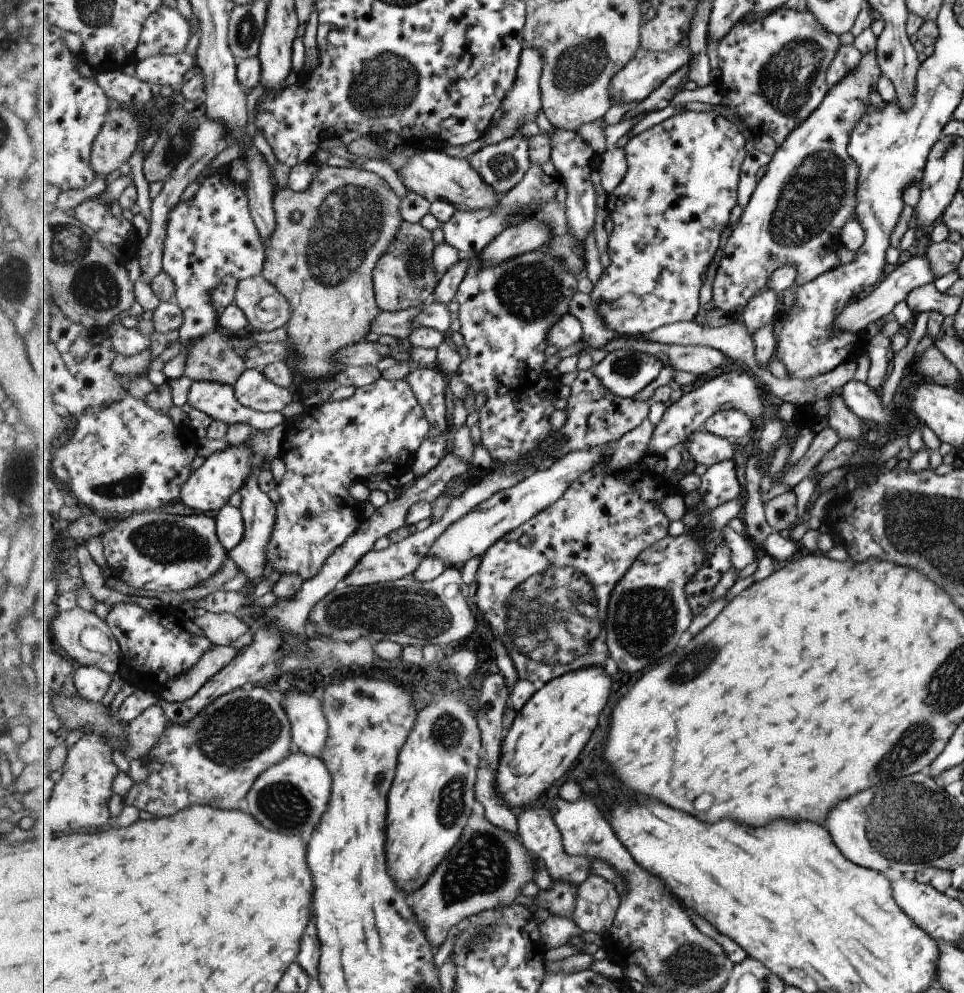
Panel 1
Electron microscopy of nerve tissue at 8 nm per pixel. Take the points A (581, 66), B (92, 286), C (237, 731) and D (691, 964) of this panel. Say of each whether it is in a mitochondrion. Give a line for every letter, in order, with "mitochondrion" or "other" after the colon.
A: mitochondrion
B: mitochondrion
C: mitochondrion
D: mitochondrion

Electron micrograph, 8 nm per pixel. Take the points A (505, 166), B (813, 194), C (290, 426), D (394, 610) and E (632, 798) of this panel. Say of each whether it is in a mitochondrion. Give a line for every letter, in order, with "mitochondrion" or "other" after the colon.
A: mitochondrion
B: mitochondrion
C: other
D: mitochondrion
E: other

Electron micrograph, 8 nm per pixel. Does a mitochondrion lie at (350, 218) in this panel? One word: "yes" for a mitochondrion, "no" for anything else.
yes

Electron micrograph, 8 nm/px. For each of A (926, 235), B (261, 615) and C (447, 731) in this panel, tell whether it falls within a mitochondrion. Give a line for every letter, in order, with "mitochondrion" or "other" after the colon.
A: other
B: other
C: mitochondrion

